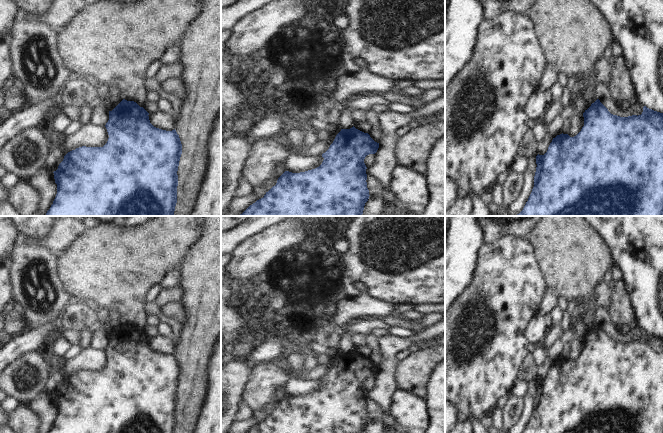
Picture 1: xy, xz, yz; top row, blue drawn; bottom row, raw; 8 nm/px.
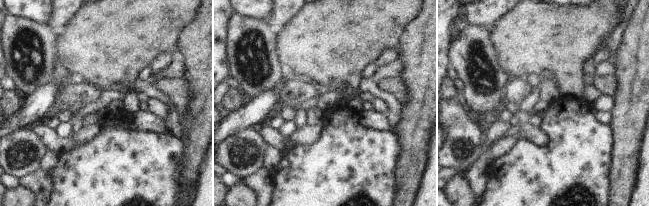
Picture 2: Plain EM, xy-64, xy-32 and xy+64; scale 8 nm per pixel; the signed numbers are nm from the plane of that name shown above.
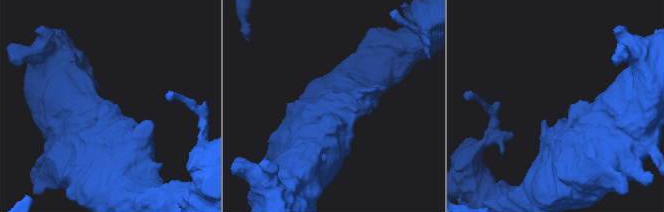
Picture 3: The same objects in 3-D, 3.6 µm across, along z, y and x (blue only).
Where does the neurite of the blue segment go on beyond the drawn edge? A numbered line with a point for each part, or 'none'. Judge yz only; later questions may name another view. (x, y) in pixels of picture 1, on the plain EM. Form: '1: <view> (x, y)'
none

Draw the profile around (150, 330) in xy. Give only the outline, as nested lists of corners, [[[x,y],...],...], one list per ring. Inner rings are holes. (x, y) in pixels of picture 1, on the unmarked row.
[[[158,324],[146,325],[143,329],[143,332],[148,337],[154,337],[154,336],[158,335],[159,334]]]

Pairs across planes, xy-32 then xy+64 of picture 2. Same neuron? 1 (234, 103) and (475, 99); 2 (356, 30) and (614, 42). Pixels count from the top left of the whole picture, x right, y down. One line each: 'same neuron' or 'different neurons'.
1: different neurons
2: different neurons

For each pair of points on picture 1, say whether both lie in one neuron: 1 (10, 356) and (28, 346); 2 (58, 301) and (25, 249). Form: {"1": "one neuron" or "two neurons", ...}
{"1": "one neuron", "2": "one neuron"}

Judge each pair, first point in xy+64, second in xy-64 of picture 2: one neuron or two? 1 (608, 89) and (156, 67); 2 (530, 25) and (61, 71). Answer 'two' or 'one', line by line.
1: two
2: two

